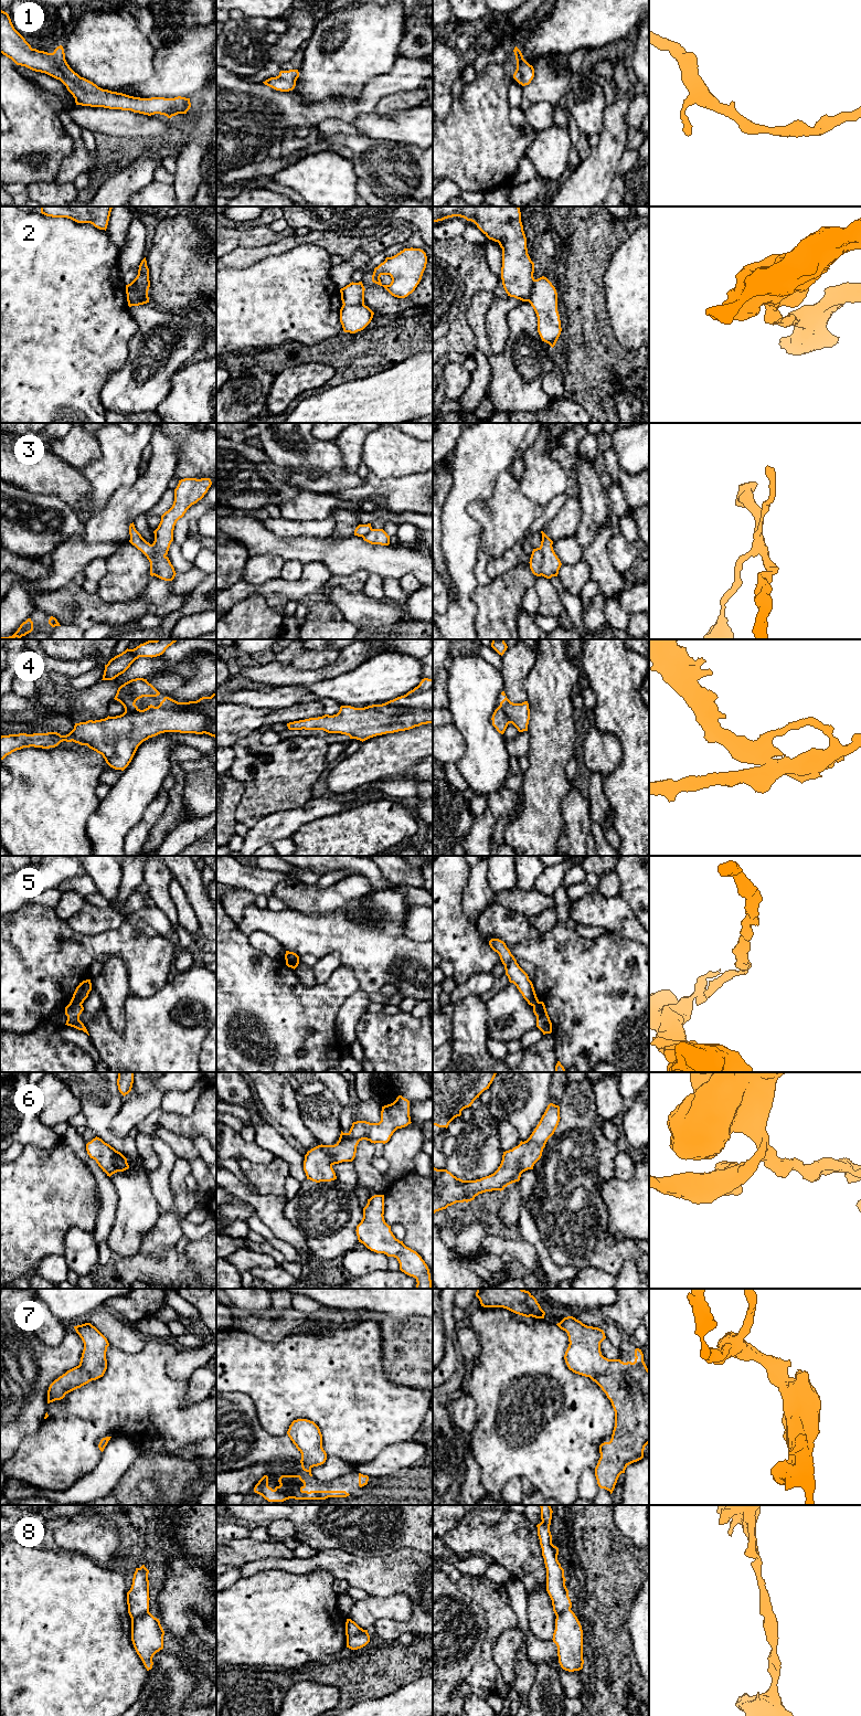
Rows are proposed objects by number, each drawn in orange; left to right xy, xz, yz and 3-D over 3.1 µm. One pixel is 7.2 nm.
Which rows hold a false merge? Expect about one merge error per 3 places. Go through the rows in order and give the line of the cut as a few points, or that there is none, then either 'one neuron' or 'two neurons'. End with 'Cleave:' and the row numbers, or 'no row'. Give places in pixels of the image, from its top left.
1: no cut; one neuron
2: cut in yz along (534, 279), (528, 300); two neurons
3: cut in yz along (540, 547), (542, 555), (541, 574); two neurons
4: cut in xz along (383, 703), (407, 708), (424, 708), (432, 711); two neurons
5: cut in xz along (286, 959), (298, 962); two neurons
6: no cut; one neuron
7: no cut; one neuron
8: cut in xy along (148, 1611), (131, 1619); two neurons
Cleave: 2, 3, 4, 5, 8

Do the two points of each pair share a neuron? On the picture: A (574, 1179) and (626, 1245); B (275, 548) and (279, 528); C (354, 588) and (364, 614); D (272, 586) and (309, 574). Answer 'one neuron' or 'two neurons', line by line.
A: one neuron
B: two neurons
C: two neurons
D: one neuron

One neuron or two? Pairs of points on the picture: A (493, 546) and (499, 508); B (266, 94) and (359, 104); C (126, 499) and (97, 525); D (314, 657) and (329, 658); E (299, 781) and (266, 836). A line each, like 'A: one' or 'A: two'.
A: one
B: one
C: one
D: one
E: two

